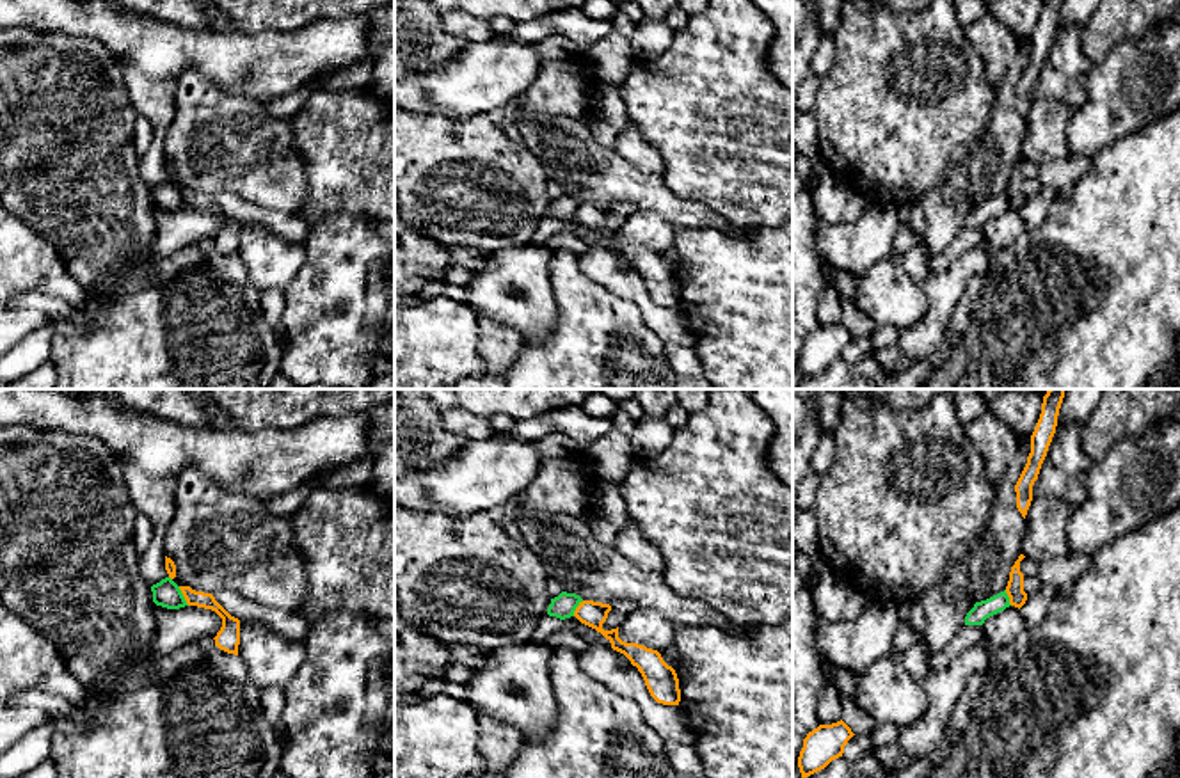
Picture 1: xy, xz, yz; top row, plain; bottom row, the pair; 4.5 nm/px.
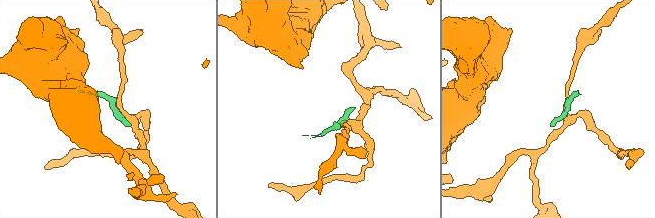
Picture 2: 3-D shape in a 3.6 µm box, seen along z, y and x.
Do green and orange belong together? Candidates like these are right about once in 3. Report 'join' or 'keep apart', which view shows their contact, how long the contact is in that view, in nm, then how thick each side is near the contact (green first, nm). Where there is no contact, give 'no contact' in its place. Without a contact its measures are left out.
keep apart | xy | 100 nm | 120/70 nm

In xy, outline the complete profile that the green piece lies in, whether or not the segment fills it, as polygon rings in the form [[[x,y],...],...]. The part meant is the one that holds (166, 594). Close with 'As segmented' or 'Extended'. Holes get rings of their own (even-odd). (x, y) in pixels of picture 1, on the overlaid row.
[[[165,577],[160,583],[153,584],[151,591],[153,591],[153,602],[156,606],[167,609],[179,609],[188,606],[179,586],[171,577]]]. As segmented

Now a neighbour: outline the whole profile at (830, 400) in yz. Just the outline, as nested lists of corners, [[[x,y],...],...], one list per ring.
[[[819,389],[817,393],[821,428],[830,435],[842,417],[842,398],[842,389]]]

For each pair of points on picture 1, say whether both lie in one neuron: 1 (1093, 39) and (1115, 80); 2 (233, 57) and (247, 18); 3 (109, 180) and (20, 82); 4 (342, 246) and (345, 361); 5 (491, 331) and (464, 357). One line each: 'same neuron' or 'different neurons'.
1: different neurons
2: different neurons
3: same neuron
4: same neuron
5: different neurons

